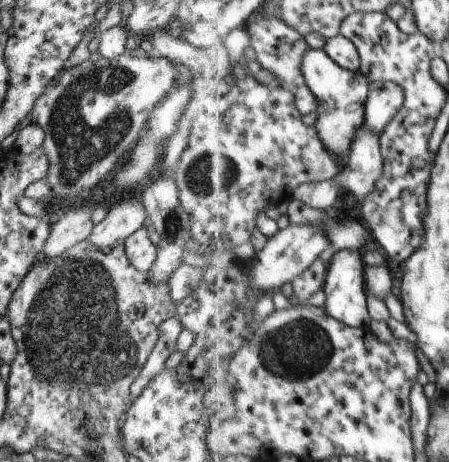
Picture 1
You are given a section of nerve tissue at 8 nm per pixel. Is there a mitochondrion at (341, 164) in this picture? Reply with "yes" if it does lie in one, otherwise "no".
no

